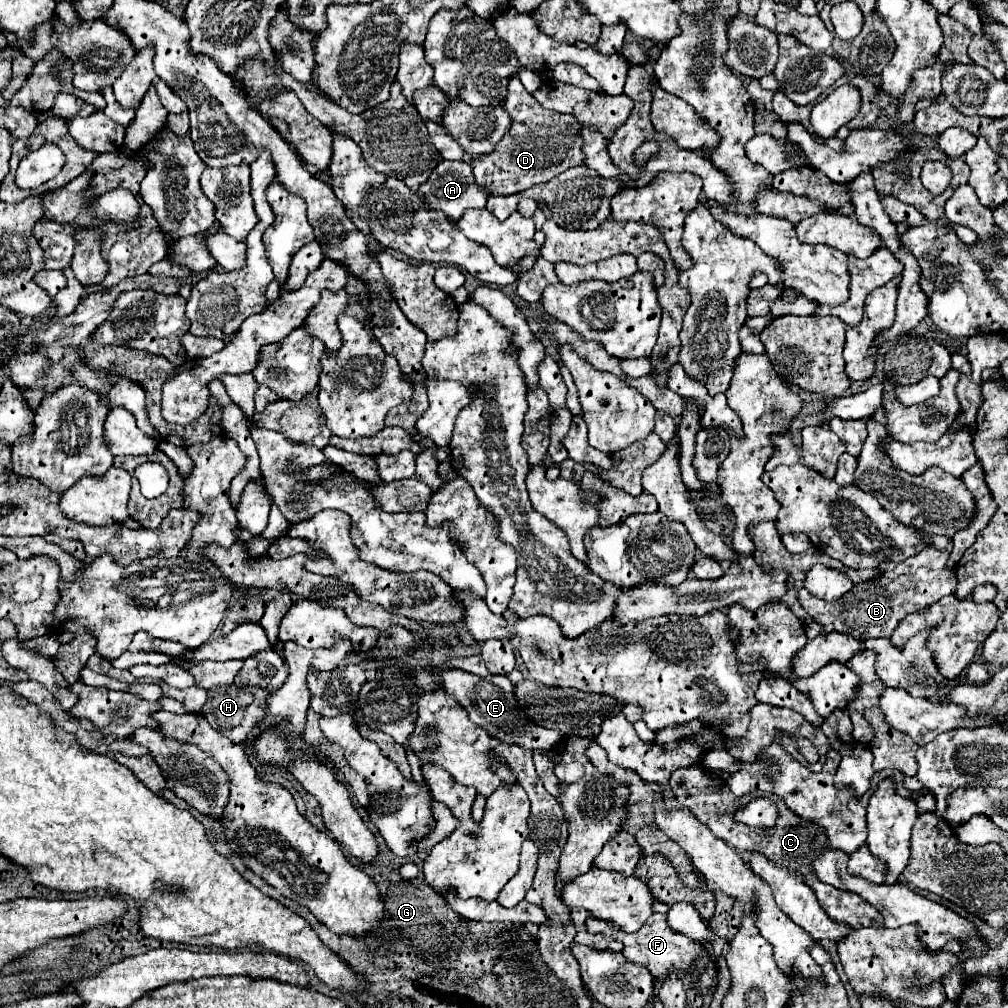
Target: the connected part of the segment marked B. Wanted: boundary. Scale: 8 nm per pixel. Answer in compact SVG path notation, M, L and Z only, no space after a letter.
M928 536L932 542L928 548L924 548L914 558L908 558L906 562L898 566L890 566L886 574L880 574L880 578L874 578L872 582L856 584L846 596L842 596L836 602L818 600L816 596L810 596L806 588L798 592L802 608L822 626L822 634L840 632L848 634L856 640L868 640L868 638L890 638L896 626L912 612L920 612L936 604L940 598L954 594L956 590L956 576L948 568L948 552L952 550L952 542L946 536Z

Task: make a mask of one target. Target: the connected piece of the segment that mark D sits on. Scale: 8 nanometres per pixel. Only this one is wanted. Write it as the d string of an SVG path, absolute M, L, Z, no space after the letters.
M518 78L508 84L508 98L504 108L512 120L510 132L498 142L492 154L472 160L476 182L482 184L492 196L510 196L528 190L530 186L544 184L572 166L584 164L582 156L582 126L570 114L558 114L542 108L522 86Z

